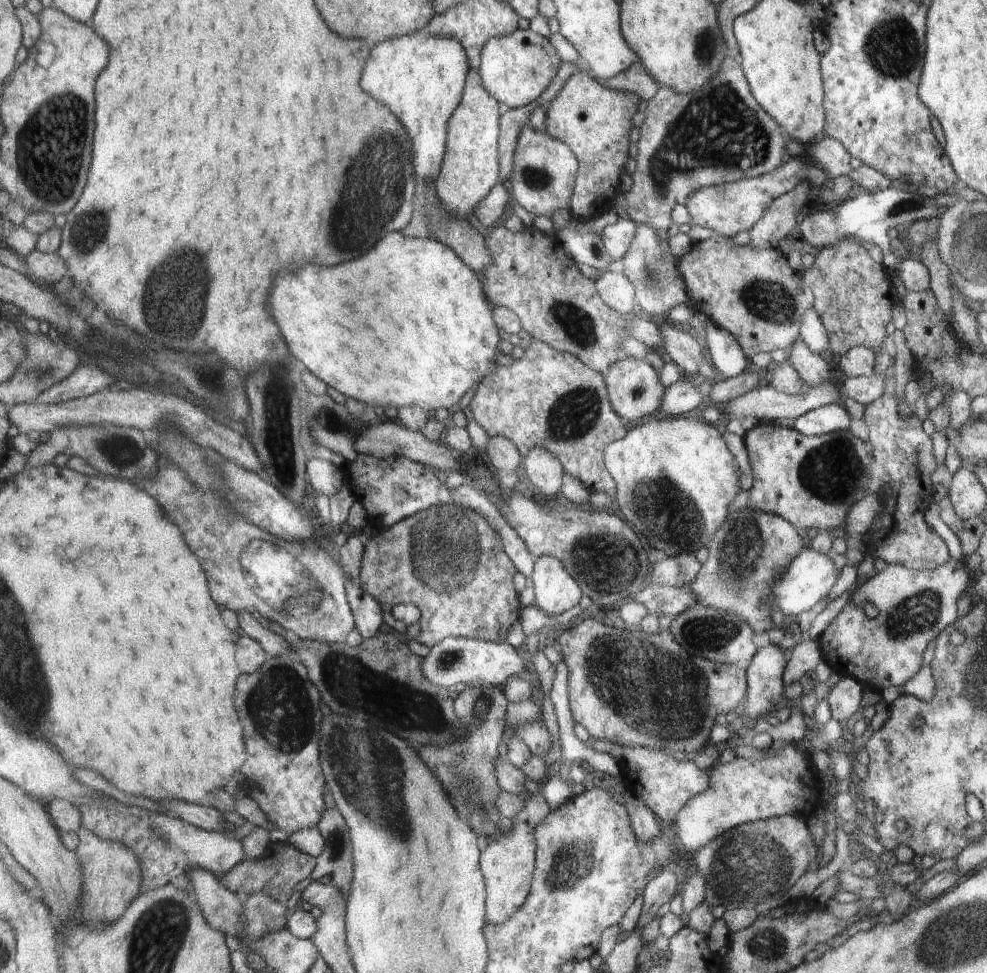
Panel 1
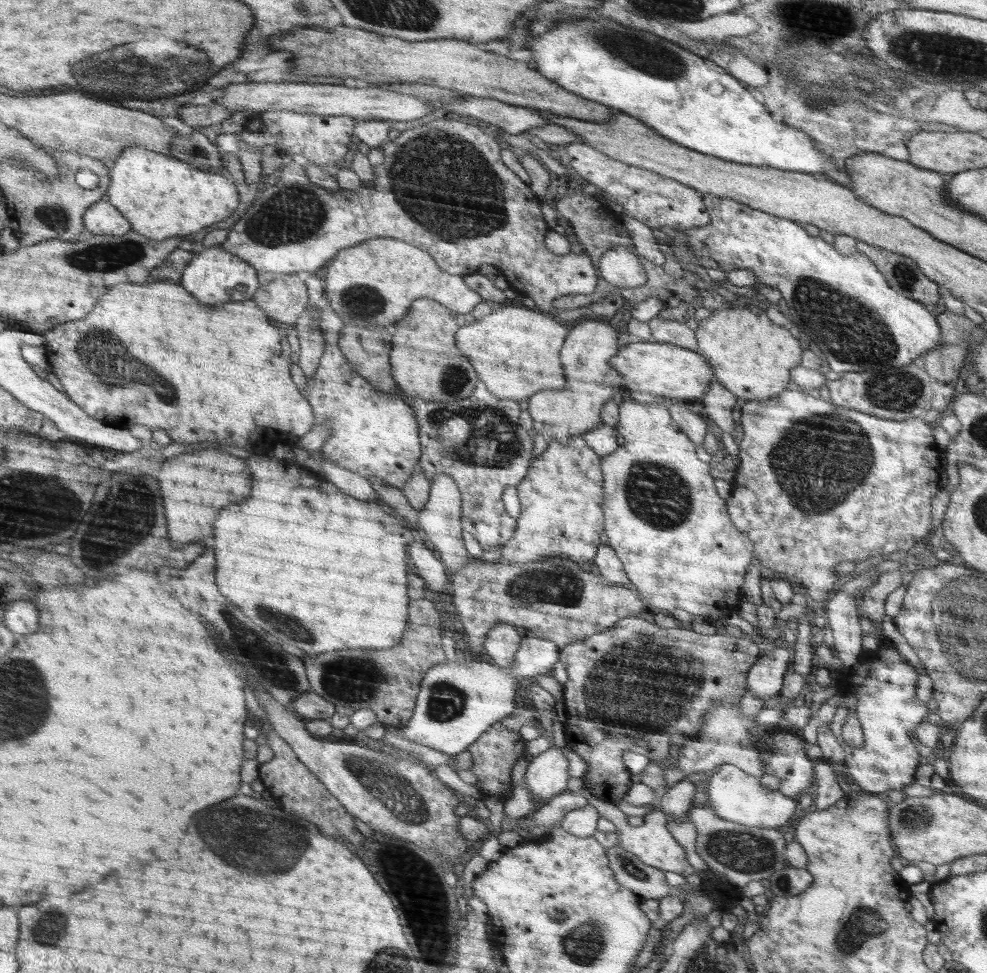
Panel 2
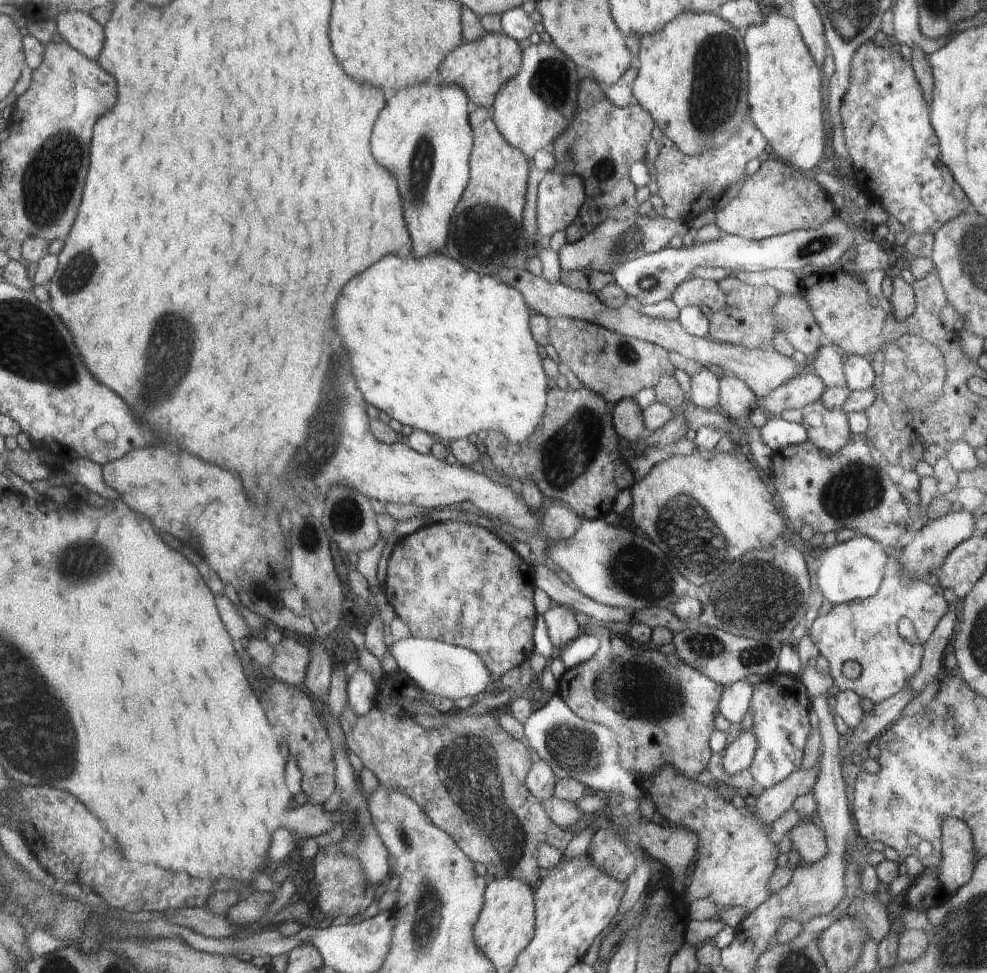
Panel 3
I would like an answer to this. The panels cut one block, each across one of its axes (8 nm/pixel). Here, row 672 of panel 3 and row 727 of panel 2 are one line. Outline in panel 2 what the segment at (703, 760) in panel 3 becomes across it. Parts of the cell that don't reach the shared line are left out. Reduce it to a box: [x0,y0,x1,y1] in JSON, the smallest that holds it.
[559,617,758,803]

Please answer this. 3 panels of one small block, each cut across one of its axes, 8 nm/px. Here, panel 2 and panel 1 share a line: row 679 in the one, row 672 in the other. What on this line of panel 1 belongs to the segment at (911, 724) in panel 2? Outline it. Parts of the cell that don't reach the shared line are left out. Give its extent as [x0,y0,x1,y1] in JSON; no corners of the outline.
[818,558,968,691]

